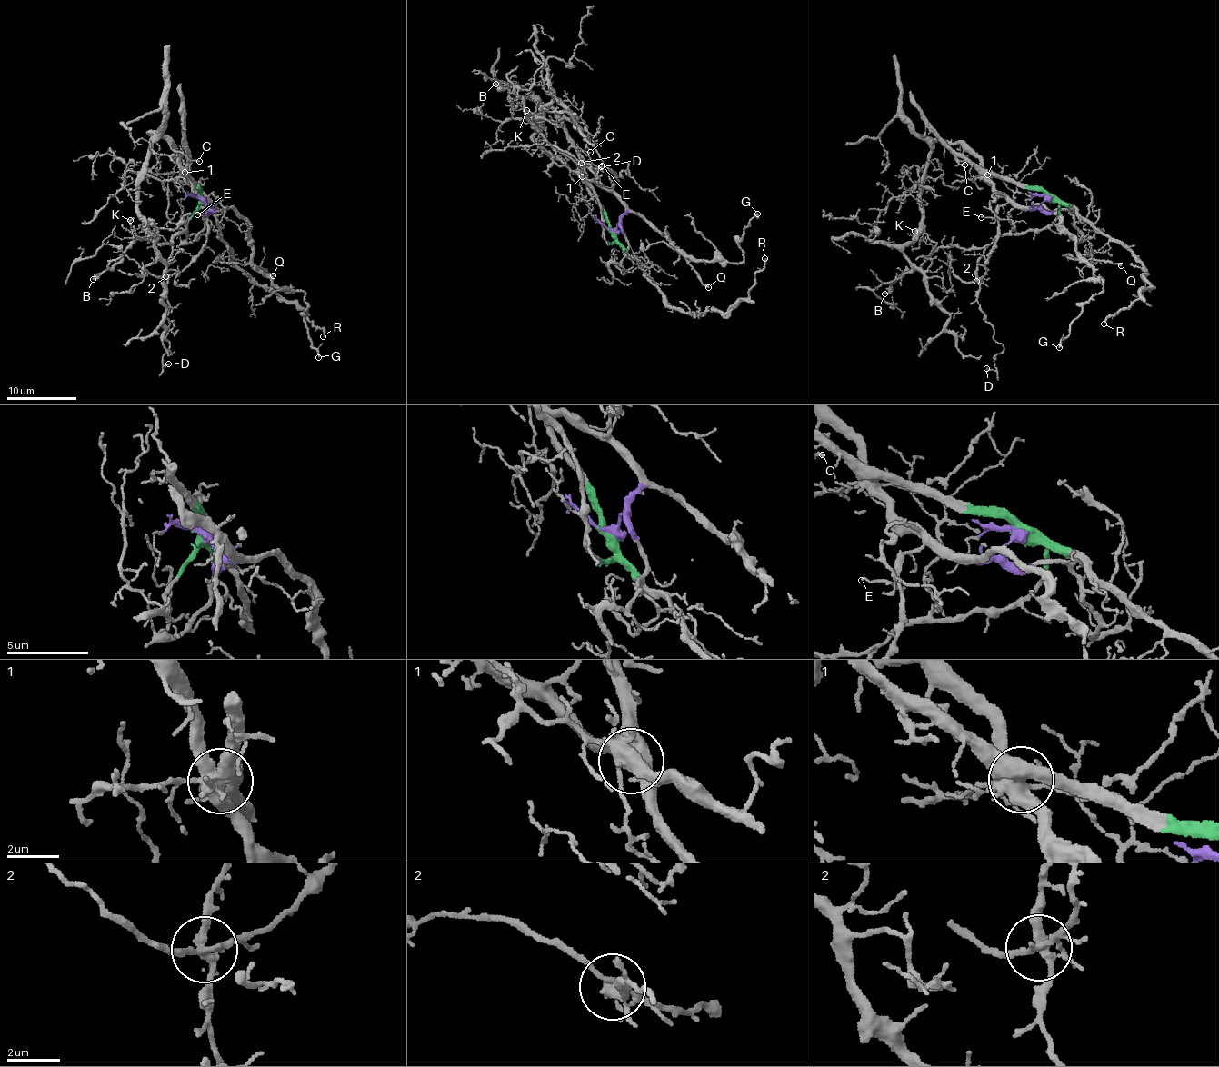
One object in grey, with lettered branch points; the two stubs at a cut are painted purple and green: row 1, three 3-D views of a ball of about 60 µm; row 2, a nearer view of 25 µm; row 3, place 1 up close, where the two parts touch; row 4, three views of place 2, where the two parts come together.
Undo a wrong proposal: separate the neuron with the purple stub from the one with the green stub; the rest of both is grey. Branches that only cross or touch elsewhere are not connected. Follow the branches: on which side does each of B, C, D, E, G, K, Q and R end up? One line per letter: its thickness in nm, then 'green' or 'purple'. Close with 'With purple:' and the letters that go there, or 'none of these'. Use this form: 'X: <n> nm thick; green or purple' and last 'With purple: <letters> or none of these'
B: 240 nm thick; green
C: 170 nm thick; purple
D: 120 nm thick; green
E: 110 nm thick; purple
G: 190 nm thick; purple
K: 110 nm thick; green
Q: 220 nm thick; purple
R: 190 nm thick; green
With purple: C, E, G, Q

